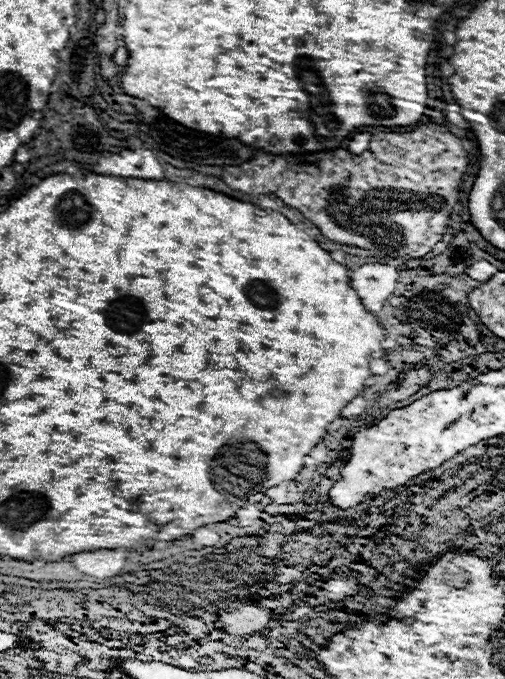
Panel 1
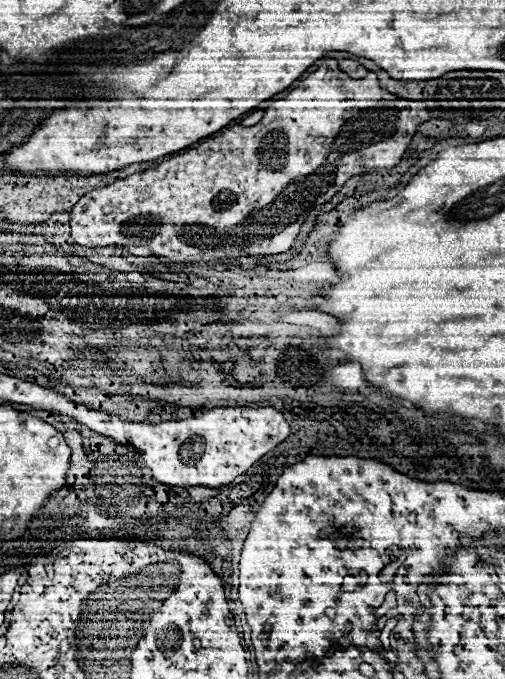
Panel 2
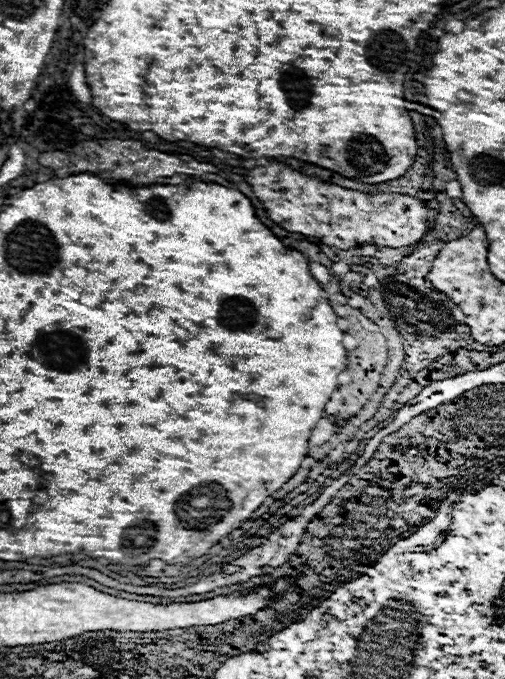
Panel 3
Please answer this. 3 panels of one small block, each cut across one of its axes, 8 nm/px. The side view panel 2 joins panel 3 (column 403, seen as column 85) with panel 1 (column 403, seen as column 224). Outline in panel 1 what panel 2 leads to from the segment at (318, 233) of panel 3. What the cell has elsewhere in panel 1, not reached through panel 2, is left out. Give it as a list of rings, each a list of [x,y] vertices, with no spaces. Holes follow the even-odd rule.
[[[420,124],[410,132],[378,132],[370,140],[370,148],[362,154],[350,154],[348,148],[308,152],[308,154],[258,154],[242,166],[224,166],[222,180],[246,194],[274,194],[284,200],[286,206],[302,212],[314,222],[320,232],[338,244],[358,246],[374,250],[376,254],[390,258],[422,258],[432,252],[434,244],[442,240],[448,228],[448,216],[456,204],[460,192],[460,180],[468,166],[466,152],[458,136],[454,136],[442,124]]]

